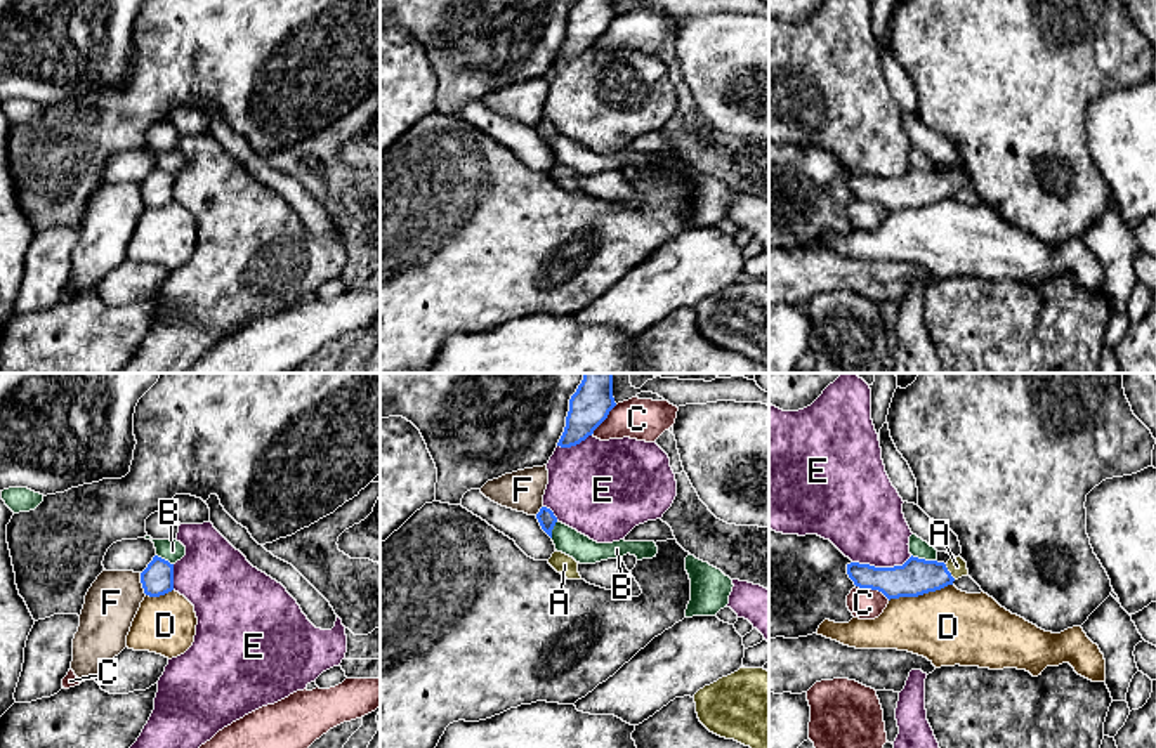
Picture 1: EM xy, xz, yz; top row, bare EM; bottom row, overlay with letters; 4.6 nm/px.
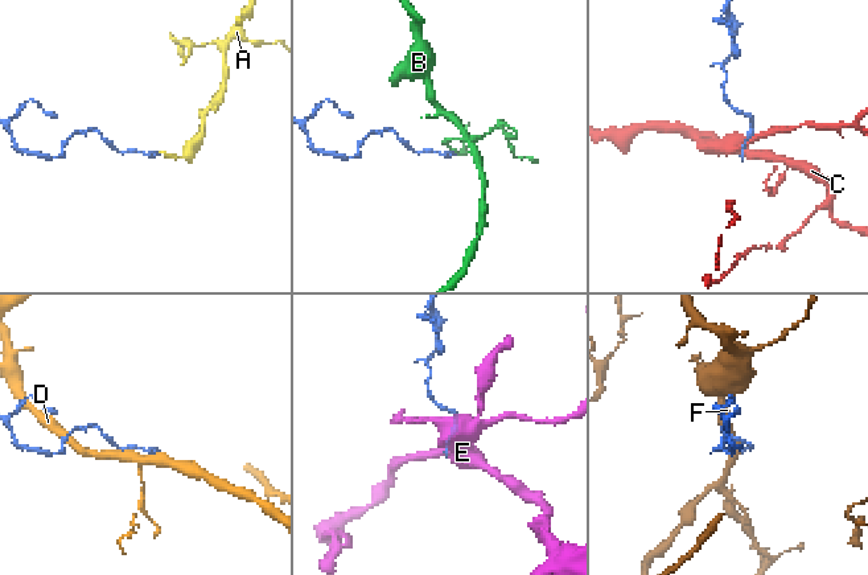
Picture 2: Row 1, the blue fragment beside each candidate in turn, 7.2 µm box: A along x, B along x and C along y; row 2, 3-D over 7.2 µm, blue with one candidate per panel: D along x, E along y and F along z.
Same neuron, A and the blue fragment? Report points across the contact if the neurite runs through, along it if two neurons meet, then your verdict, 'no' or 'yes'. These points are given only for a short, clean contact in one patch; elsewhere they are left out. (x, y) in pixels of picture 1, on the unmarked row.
way yz (917, 188), (948, 183), (957, 177); yes

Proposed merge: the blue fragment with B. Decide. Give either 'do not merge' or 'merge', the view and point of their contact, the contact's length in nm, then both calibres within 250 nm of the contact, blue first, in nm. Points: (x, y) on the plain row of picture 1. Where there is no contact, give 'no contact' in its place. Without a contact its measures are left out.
do not merge; contact yz (924, 170); length 120 nm; calibres 170 and 90 nm

